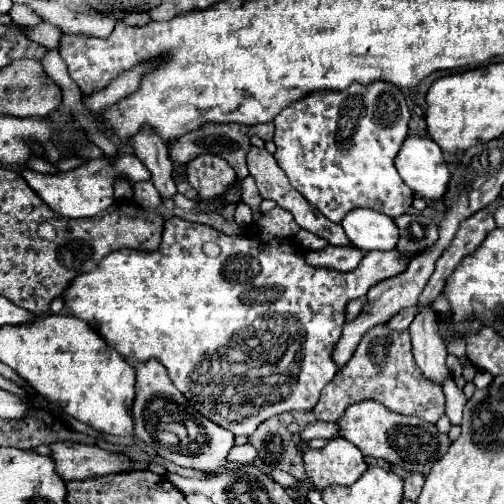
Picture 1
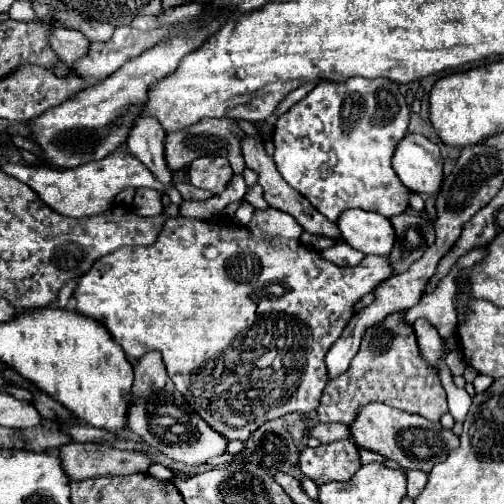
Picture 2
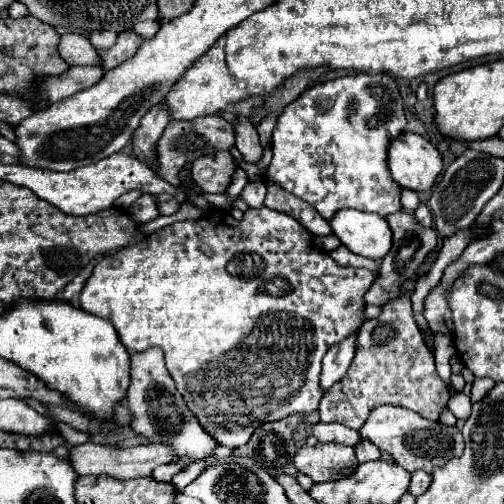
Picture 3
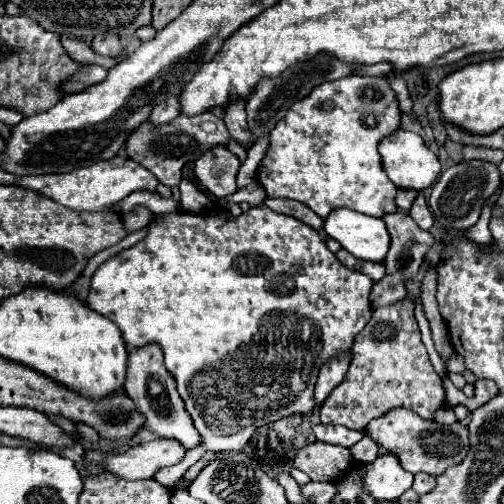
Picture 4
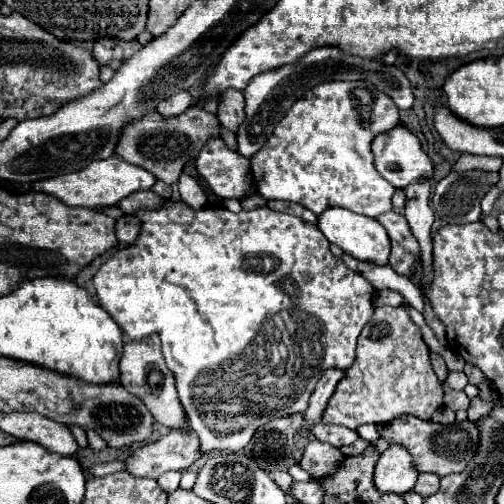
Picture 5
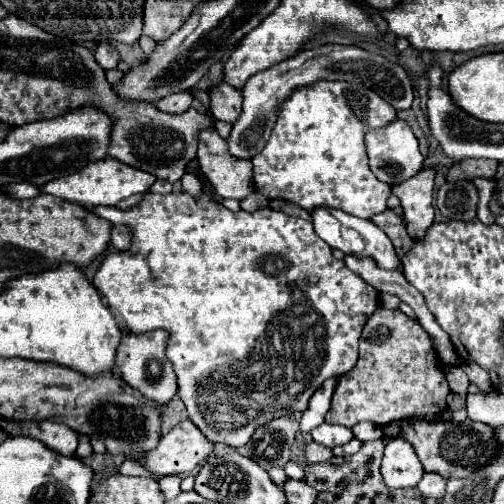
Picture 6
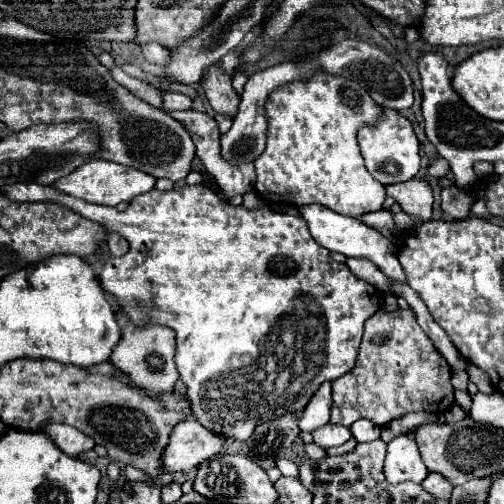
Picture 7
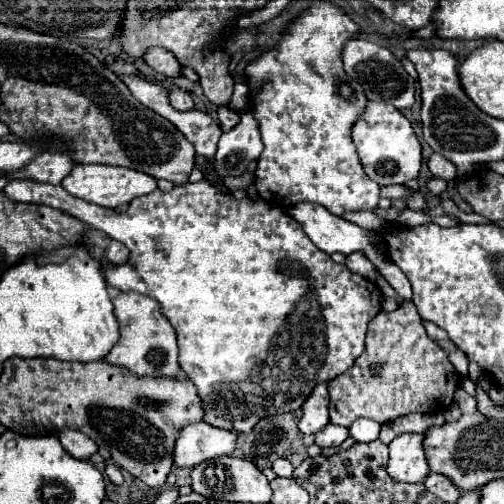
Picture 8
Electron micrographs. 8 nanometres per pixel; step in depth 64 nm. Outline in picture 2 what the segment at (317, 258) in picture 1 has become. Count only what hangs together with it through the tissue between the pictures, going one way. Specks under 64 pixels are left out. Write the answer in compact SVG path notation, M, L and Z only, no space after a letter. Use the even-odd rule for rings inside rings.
M336 242L332 248L322 250L320 256L326 258L328 262L332 262L332 264L344 266L344 268L346 268L346 266L356 266L356 264L360 264L360 260L364 258L358 250L350 248L350 246L344 244L344 242Z

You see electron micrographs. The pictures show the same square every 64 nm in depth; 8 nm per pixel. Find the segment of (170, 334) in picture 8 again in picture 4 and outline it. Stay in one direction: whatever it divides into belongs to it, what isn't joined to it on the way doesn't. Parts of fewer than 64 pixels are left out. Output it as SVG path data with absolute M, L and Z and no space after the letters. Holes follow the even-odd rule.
M148 344L144 348L130 348L128 354L128 374L124 382L124 390L134 400L136 408L144 416L144 428L156 434L158 438L176 438L186 450L200 446L202 438L196 432L190 414L184 408L180 394L176 392L176 382L172 374L164 366L162 350L158 344Z

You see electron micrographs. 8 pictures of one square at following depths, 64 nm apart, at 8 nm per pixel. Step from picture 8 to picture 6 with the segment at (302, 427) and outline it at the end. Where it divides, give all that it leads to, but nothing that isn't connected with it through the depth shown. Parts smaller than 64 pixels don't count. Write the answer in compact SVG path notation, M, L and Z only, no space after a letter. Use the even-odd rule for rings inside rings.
M328 378L312 394L312 400L308 404L308 410L302 414L302 422L300 422L302 432L310 432L312 428L316 428L316 426L320 426L324 422L324 416L328 412L328 406L331 406L334 386L336 386L336 378Z

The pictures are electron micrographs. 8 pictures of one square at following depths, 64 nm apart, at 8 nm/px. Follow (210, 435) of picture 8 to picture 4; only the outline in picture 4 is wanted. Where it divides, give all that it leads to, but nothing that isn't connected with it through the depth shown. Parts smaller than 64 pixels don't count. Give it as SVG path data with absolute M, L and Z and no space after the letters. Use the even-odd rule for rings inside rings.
M152 440L146 444L138 444L122 454L100 452L100 450L86 450L84 462L100 464L106 472L112 472L124 480L140 480L152 478L160 468L178 464L184 458L184 448L174 440Z

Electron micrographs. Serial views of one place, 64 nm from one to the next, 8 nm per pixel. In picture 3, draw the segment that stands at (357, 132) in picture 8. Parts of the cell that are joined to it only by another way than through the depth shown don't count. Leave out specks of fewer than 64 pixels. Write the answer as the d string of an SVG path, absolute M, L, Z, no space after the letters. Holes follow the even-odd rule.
M404 132L388 148L388 166L402 188L428 192L442 170L442 156L424 136Z

